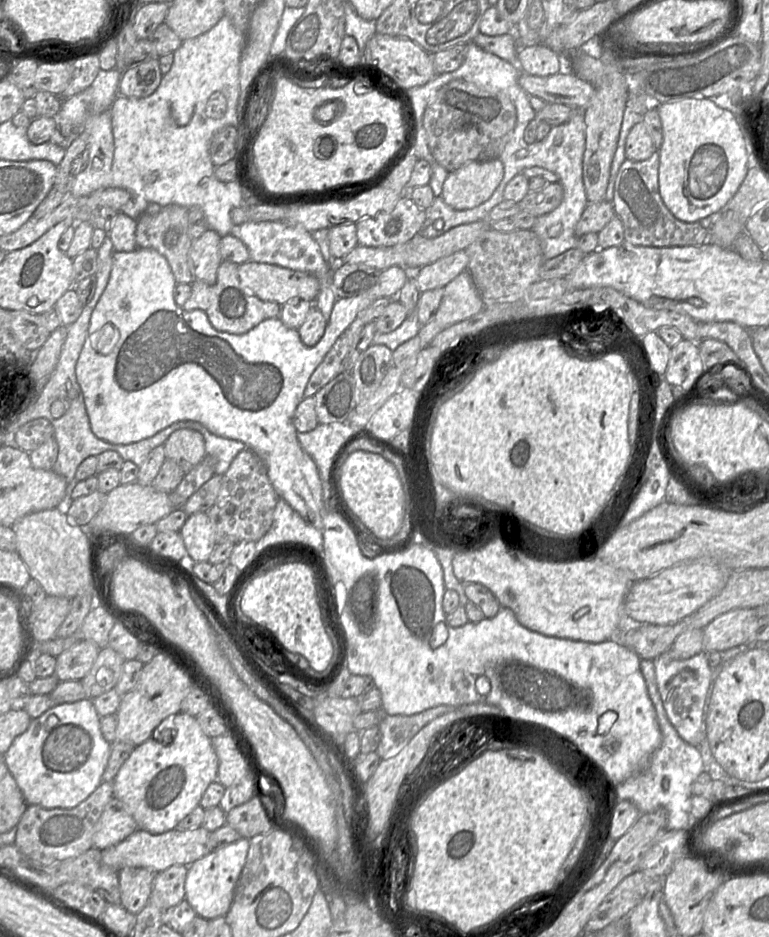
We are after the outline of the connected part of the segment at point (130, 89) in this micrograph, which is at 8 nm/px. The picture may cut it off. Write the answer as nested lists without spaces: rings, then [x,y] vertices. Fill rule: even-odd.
[[[152,58],[121,75],[118,95],[128,98],[145,98],[155,92],[162,80],[159,58]]]

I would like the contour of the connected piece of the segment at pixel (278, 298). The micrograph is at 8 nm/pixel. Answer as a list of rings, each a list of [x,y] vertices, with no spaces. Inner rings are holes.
[[[249,260],[239,265],[238,275],[242,285],[258,298],[281,306],[293,298],[313,301],[320,290],[315,275],[274,264]]]

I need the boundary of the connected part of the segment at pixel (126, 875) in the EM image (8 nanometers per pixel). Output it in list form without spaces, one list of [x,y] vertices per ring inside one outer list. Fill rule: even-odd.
[[[125,867],[118,871],[121,905],[137,915],[148,903],[155,873],[147,868]]]

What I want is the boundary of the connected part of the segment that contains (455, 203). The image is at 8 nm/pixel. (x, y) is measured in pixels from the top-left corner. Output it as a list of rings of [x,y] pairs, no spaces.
[[[499,158],[470,161],[448,173],[440,196],[454,210],[472,209],[492,196],[503,176]]]

